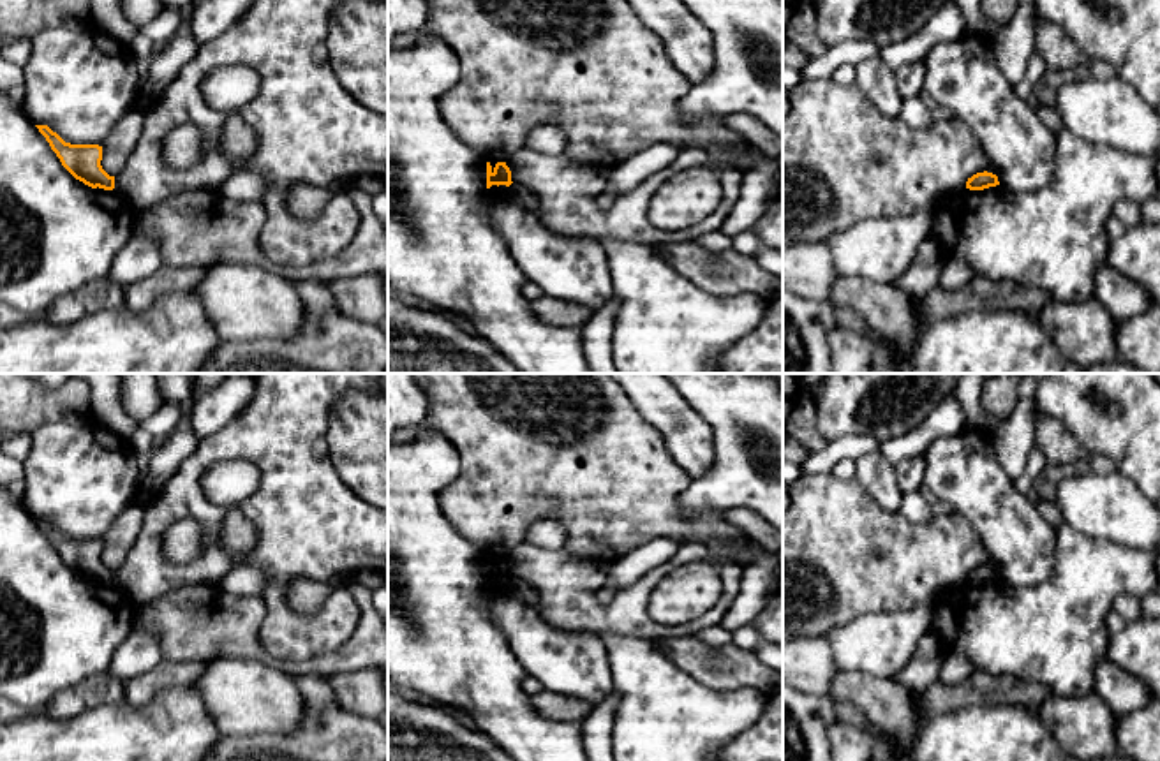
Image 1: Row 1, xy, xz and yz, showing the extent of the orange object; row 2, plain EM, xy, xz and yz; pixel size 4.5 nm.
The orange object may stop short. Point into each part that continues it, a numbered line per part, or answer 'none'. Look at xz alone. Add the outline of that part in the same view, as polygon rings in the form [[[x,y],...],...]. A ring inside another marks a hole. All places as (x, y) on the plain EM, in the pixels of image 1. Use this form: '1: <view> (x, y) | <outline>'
none

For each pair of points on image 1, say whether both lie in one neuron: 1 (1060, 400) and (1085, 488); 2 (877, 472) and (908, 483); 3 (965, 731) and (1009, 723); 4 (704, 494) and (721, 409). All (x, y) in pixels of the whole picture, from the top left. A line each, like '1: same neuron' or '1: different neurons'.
1: different neurons
2: different neurons
3: same neuron
4: same neuron

